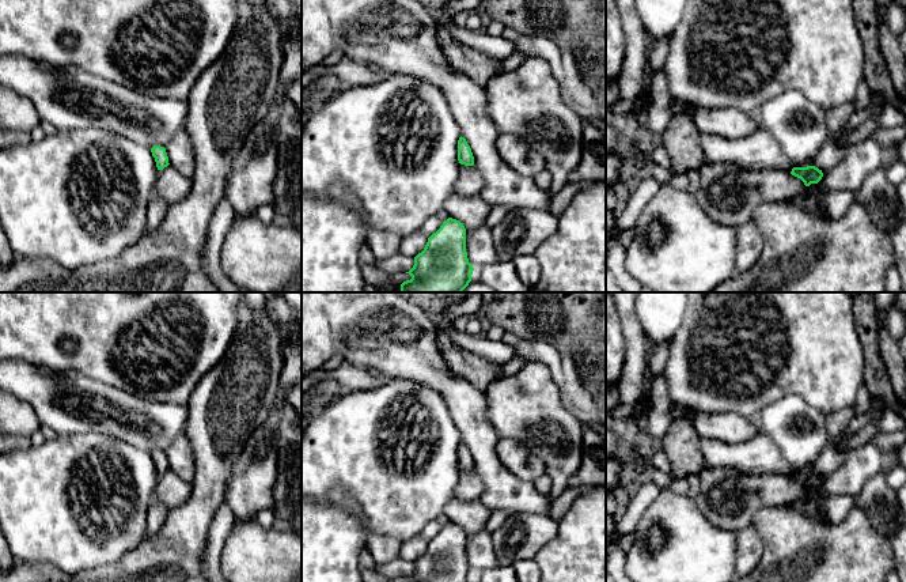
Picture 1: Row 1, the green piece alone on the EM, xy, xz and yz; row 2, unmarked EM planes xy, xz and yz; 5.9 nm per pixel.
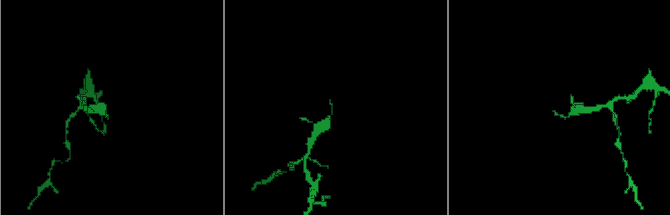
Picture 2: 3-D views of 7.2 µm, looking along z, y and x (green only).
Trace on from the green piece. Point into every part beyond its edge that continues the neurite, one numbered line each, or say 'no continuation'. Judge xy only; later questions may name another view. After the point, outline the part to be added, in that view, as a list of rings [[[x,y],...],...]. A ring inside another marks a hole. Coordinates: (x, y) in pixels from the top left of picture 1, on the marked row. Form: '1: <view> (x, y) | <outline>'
no continuation

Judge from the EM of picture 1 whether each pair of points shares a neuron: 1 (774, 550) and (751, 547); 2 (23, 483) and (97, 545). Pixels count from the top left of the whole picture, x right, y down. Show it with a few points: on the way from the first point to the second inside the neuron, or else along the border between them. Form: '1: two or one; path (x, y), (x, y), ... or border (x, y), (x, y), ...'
1: two; border (753, 524), (762, 541), (762, 555), (755, 567)
2: one; path (41, 498), (48, 499), (79, 531)

